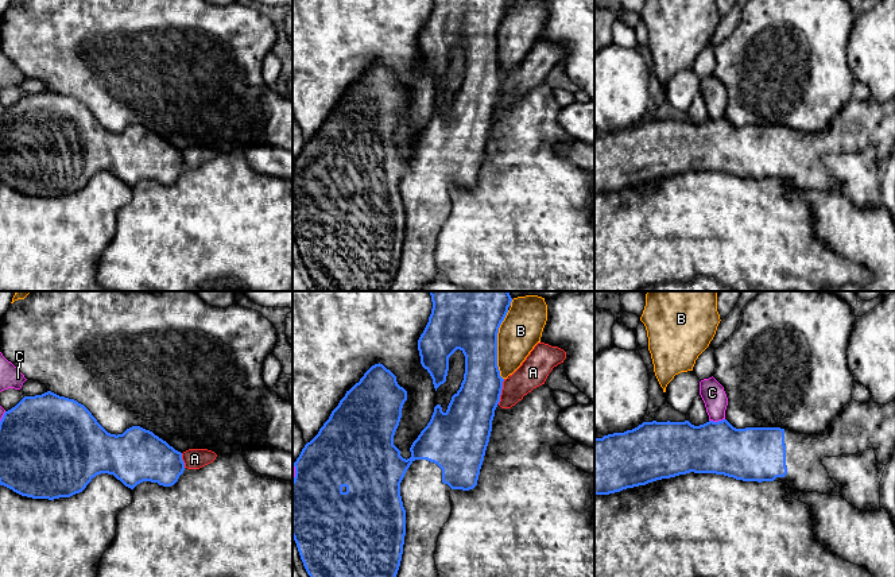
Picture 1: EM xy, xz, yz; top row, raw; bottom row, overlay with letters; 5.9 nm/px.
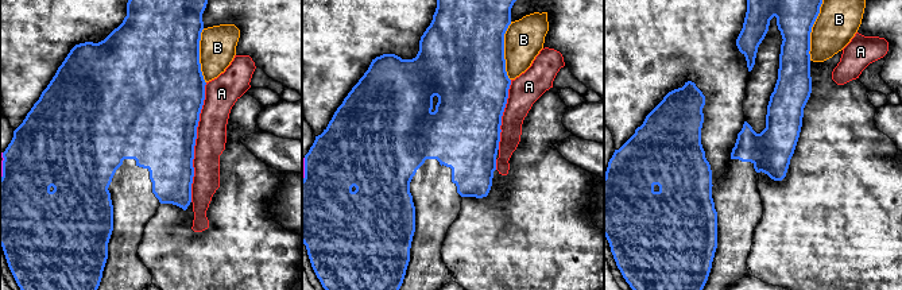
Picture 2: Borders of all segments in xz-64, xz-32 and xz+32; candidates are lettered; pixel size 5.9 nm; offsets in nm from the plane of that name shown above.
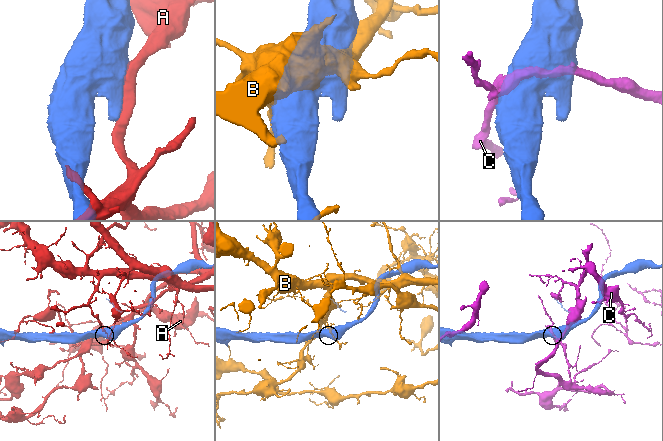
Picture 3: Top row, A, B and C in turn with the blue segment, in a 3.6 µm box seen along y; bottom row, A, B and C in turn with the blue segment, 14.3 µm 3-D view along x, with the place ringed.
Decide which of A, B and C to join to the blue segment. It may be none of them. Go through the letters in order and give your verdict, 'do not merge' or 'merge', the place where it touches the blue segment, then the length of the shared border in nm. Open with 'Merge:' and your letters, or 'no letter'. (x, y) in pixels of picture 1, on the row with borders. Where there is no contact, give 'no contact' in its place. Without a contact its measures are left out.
Merge: no letter
A: do not merge | xz (500, 391) | 160 nm
B: do not merge | xz (496, 345) | 420 nm
C: do not merge | yz (716, 422) | 100 nm

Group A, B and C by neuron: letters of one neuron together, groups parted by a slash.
A / B / C

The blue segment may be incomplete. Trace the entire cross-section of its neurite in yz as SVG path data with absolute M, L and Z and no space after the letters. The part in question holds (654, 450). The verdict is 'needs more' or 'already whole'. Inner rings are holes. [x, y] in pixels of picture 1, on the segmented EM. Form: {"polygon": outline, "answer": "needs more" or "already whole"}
{"polygon": "M851 400L825 431L811 435L780 427L736 429L727 419L709 421L700 426L694 426L689 421L643 422L632 430L594 438L594 495L609 495L690 472L724 475L743 481L779 481L798 492L829 495L834 491L836 484L822 465L822 458L859 454L869 449L875 450L879 464L887 465L891 460L895 450L895 400L887 404L877 404L873 400L863 403Z", "answer": "needs more"}

